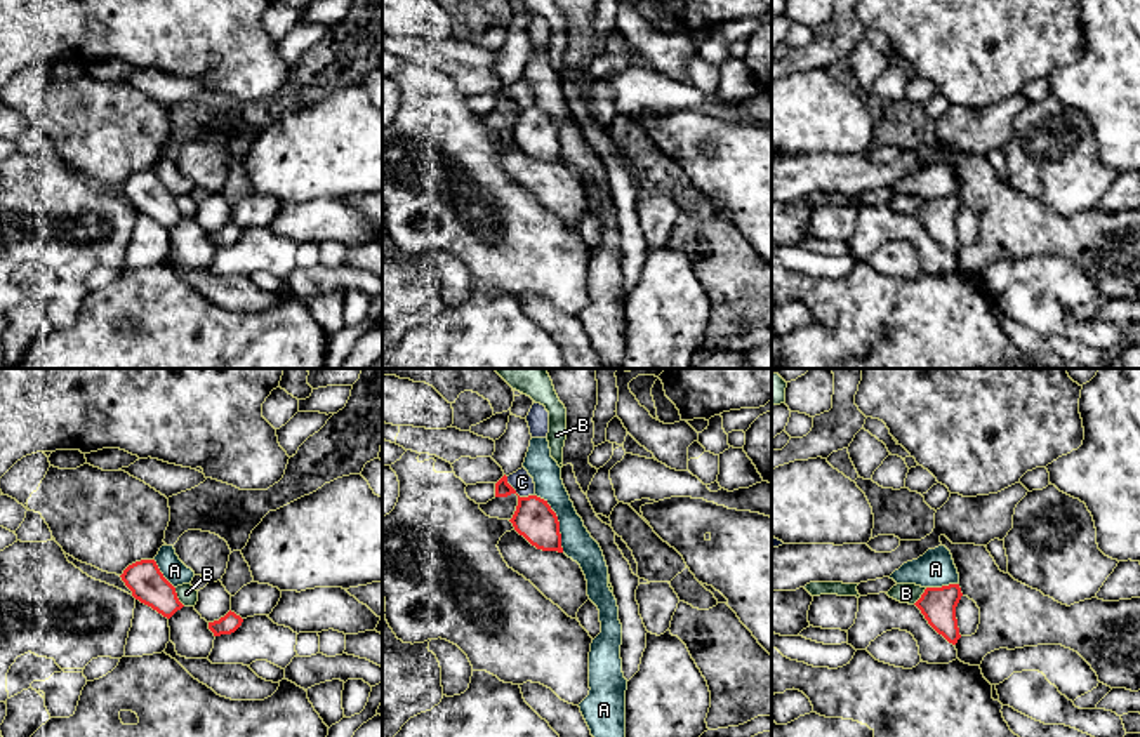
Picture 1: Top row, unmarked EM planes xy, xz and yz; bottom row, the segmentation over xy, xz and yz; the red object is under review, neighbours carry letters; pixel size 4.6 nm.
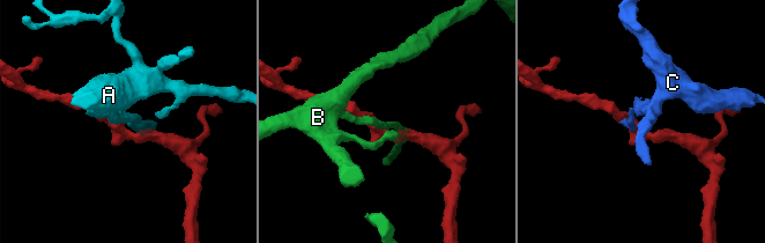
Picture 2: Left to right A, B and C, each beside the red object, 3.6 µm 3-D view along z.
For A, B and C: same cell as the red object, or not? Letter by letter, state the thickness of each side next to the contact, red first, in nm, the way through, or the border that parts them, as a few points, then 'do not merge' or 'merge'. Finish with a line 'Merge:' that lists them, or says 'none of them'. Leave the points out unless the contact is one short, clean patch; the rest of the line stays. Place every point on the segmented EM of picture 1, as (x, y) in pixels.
A: 190 nm thick on the red side, 140 nm on the other; border along xz (536, 494), (556, 517), (563, 551); do not merge
B: 160 nm thick on the red side, 90 nm on the other; merge
C: 190 nm thick on the red side, 100 nm on the other; border along xz (506, 477), (506, 482), (520, 496), (534, 496); do not merge
Merge: B

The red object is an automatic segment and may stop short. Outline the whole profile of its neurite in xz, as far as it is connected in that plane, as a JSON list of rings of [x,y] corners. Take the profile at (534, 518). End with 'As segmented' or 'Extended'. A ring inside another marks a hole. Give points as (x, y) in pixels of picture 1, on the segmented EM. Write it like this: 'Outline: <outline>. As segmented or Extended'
Outline: [[[518,495],[516,511],[509,521],[537,549],[563,553],[560,521],[547,501],[537,495]]]. As segmented

